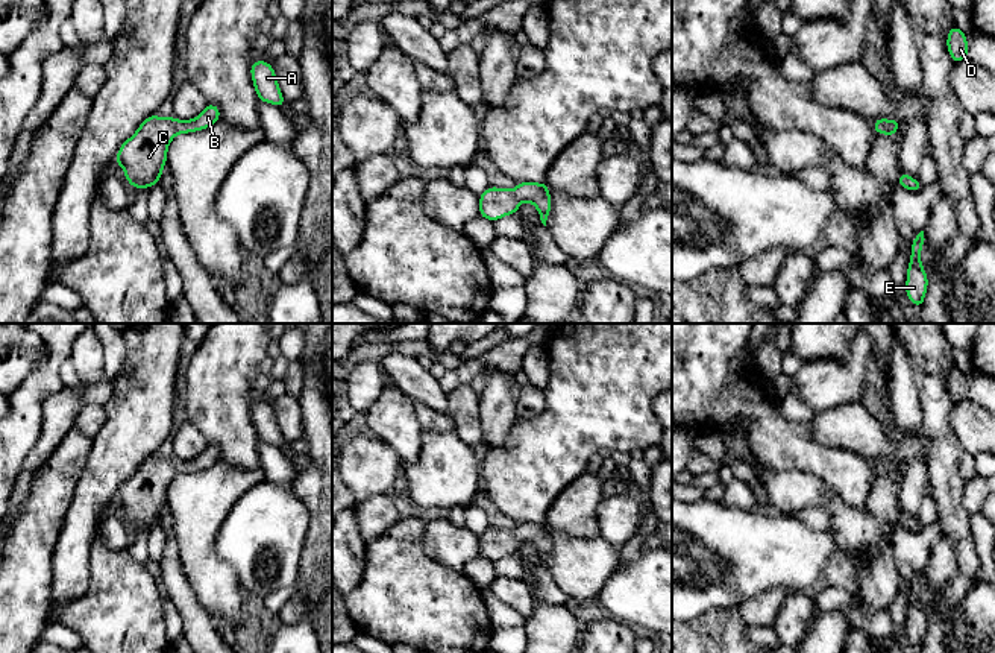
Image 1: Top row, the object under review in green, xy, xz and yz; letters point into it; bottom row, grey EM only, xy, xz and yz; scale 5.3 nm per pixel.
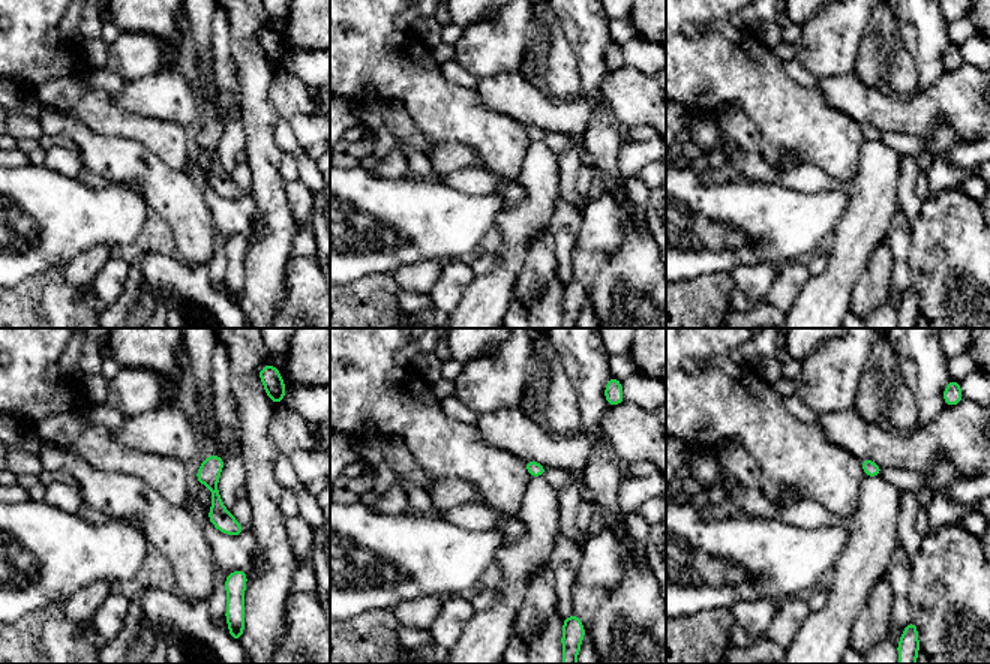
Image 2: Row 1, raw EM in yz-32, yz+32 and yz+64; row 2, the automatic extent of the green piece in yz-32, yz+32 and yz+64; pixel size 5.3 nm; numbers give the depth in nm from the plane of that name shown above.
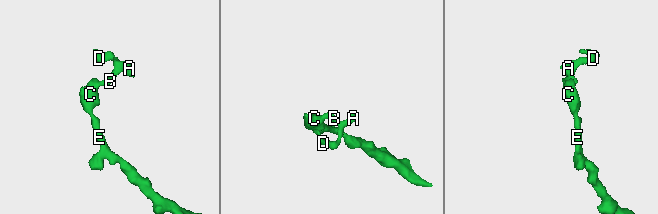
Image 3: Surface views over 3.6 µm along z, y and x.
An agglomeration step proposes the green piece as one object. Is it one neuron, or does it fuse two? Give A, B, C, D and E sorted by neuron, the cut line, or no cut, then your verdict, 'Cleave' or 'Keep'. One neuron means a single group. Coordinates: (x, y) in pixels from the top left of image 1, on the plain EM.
Groups: A B C D E. No split. Keep

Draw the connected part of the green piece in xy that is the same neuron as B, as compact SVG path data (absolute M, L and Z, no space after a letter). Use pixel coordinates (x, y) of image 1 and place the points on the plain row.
M206 445L193 460L176 460L173 457L147 457L137 472L127 478L117 492L117 506L124 510L126 521L135 528L149 530L161 521L167 504L168 484L177 474L203 471L220 459L217 445Z

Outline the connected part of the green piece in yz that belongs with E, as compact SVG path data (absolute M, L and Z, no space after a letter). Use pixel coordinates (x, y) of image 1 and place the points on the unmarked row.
M921 571L912 582L912 594L910 594L910 603L907 607L907 621L906 621L906 633L910 642L916 647L922 647L927 627L928 627L928 618L924 610L924 606L921 603L921 591L924 586L924 571Z

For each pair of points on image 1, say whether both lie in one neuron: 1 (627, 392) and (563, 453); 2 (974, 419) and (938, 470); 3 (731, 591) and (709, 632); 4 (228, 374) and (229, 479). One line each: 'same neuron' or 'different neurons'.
1: same neuron
2: different neurons
3: different neurons
4: different neurons

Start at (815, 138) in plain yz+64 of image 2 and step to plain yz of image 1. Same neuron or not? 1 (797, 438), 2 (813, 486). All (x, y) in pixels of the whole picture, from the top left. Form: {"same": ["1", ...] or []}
{"same": ["1"]}

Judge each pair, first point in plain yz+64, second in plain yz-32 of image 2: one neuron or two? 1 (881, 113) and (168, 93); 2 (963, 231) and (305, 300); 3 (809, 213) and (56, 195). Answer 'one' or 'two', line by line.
1: one
2: one
3: one

